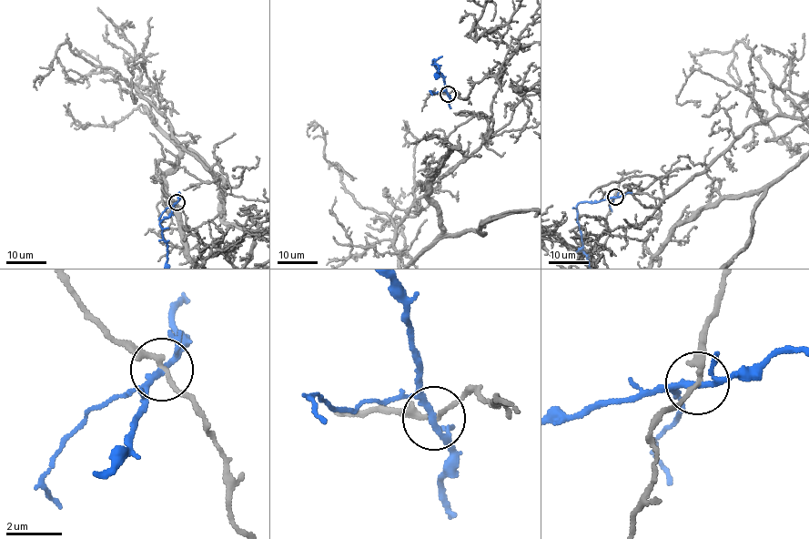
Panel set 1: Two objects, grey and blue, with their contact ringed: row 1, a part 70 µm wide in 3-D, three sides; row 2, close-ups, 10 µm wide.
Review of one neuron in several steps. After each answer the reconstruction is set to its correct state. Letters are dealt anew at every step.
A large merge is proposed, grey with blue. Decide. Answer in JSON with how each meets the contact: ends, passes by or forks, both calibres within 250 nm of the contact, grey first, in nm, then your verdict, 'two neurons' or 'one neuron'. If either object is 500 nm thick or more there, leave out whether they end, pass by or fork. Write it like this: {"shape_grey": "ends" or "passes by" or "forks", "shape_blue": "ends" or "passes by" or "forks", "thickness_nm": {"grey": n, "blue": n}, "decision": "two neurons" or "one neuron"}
{"shape_grey": "passes by", "shape_blue": "forks", "thickness_nm": {"grey": 170, "blue": 170}, "decision": "two neurons"}

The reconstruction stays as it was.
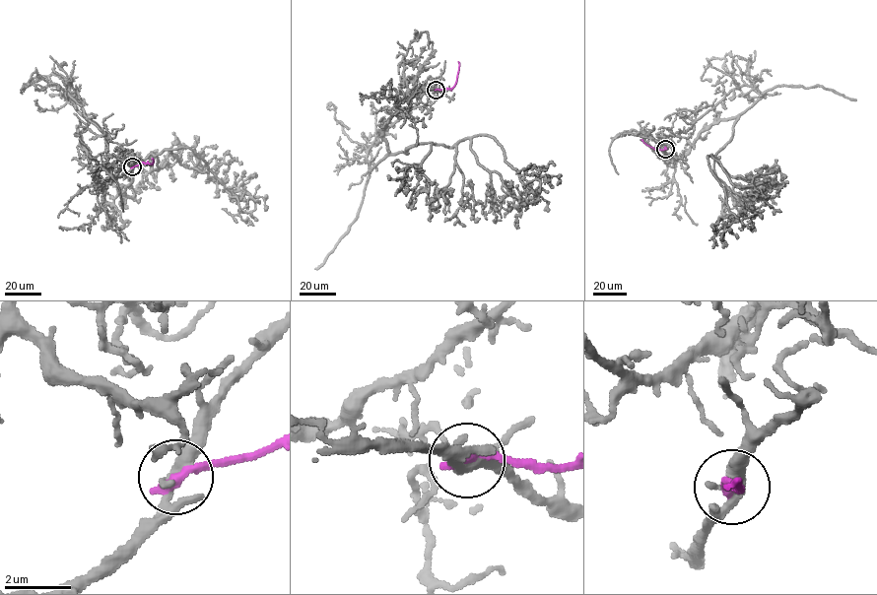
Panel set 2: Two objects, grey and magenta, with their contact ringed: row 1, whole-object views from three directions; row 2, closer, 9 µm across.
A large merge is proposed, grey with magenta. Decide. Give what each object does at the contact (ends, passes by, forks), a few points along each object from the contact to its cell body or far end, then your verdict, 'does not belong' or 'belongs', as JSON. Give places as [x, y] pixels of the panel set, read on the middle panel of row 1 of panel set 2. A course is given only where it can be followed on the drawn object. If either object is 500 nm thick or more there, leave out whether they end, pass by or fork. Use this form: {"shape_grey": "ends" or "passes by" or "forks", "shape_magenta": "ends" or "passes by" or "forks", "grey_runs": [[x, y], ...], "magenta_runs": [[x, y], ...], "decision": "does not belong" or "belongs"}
{"shape_grey": "forks", "shape_magenta": "ends", "grey_runs": [[436, 89], [399, 102], [383, 128], [390, 153], [490, 135], [524, 184], [549, 177], [531, 175]], "magenta_runs": [[436, 89], [454, 86], [458, 61]], "decision": "does not belong"}

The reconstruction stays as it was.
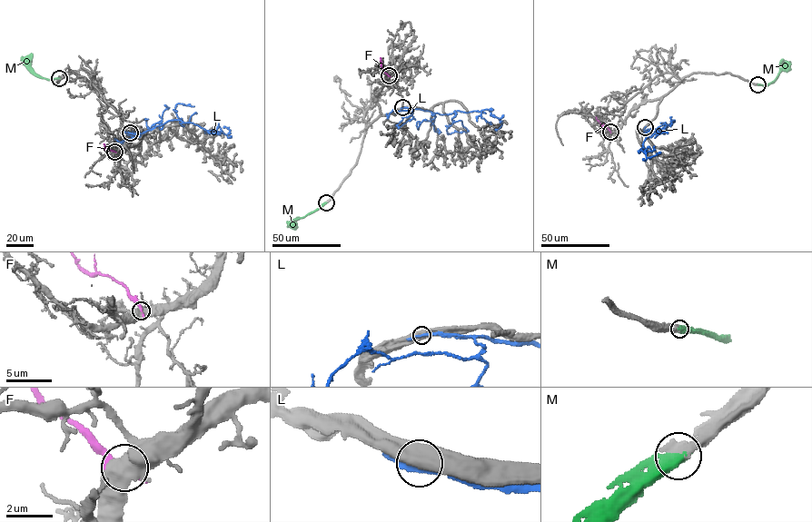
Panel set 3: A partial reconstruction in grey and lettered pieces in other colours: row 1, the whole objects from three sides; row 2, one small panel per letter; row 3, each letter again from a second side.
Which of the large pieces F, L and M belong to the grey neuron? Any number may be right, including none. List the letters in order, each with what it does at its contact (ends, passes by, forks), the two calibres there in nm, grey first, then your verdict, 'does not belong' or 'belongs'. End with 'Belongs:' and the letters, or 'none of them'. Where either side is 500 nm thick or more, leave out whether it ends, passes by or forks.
F: calibres 600 and 300 nm; does not belong
L: calibres 550 and 280 nm; does not belong
M: calibres 360 and 550 nm; belongs
Belongs: M

